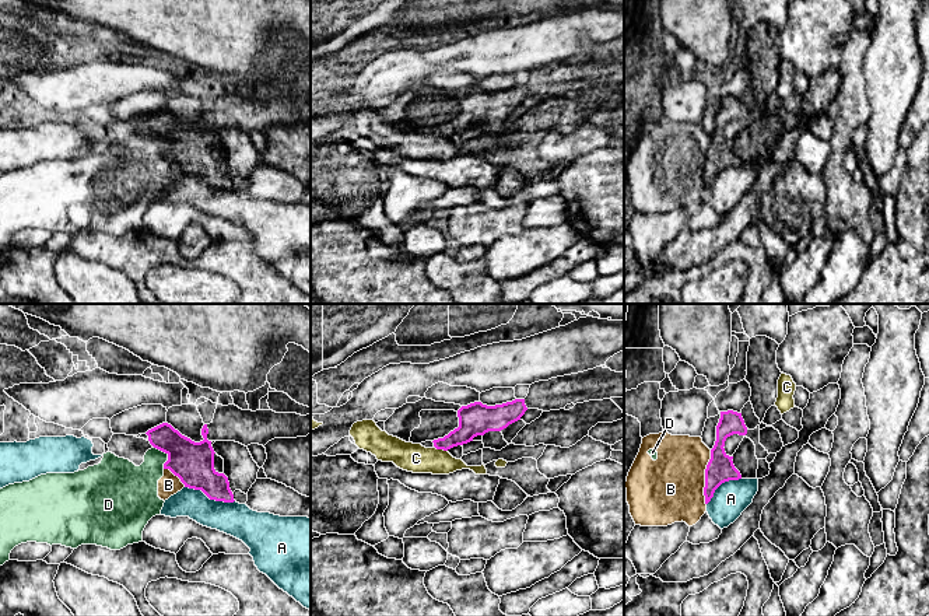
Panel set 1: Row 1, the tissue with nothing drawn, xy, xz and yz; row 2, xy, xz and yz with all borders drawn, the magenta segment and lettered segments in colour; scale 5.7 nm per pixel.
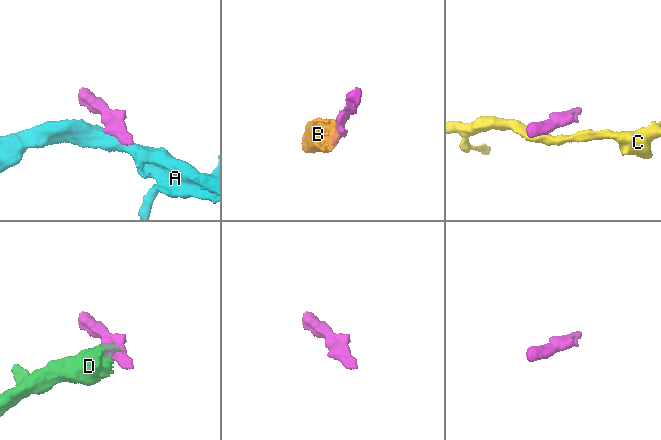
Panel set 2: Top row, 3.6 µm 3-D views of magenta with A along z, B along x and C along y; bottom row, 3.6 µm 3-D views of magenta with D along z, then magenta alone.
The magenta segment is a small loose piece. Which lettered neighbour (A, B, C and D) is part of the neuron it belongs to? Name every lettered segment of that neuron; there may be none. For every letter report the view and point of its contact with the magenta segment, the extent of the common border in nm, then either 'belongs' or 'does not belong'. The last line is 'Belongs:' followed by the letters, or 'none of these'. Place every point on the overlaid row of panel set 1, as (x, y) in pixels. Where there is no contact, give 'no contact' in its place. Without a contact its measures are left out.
A: xy (210, 499) | 300 nm | does not belong
B: yz (705, 478) | 320 nm | does not belong
C: xz (441, 448) | 80 nm | does not belong
D: xy (168, 455) | 140 nm | does not belong
Belongs: none of these

